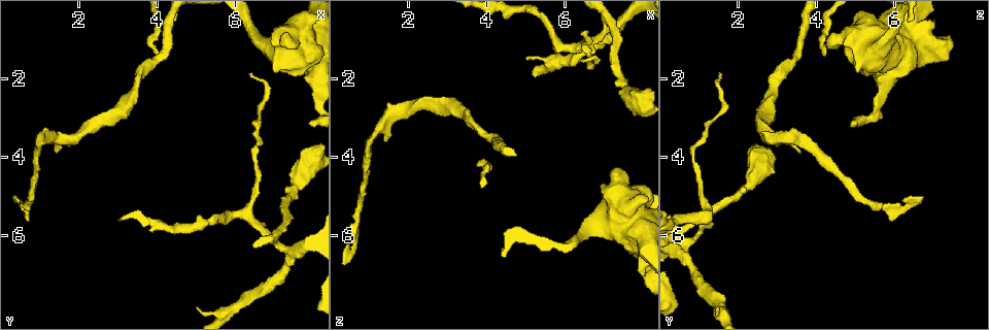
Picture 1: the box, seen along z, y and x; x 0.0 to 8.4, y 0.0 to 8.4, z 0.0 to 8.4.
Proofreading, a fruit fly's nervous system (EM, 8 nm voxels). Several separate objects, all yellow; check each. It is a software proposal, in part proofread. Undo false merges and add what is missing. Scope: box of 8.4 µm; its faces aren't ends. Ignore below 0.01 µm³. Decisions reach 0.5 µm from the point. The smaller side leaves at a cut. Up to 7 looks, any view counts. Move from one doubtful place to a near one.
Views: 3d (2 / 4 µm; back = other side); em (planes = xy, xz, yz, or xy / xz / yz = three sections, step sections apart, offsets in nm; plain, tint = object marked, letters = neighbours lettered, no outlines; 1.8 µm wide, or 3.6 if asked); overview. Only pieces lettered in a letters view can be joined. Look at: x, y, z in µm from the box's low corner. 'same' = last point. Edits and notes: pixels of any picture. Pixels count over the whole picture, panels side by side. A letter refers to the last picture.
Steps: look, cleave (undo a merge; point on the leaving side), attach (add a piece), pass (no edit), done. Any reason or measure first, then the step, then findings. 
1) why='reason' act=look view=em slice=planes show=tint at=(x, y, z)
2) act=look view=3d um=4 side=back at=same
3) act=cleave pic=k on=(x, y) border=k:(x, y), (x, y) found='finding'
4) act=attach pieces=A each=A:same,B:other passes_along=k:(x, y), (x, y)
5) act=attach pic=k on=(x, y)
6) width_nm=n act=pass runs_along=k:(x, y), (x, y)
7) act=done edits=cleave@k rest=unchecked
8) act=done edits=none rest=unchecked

why='narrows sharply' act=look view=em slice=planes show=letters at=(7.05, 6.20, 0.70)

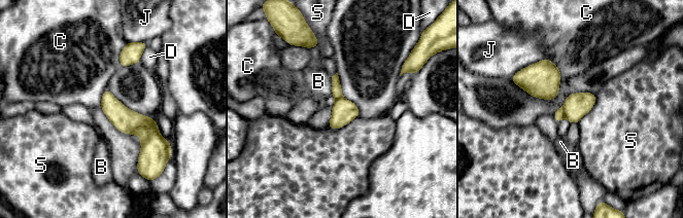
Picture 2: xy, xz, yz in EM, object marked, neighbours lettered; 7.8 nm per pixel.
width_nm=190 longest_contact=J:300nm act=cleave pic=2 on=(558, 115) each=B:other,C:other,D:other,J:other,S:other found='two neurons meet here'

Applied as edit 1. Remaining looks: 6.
why='branch stops here' act=look view=em slice=planes show=letters at=(7.90, 3.20, 4.90)

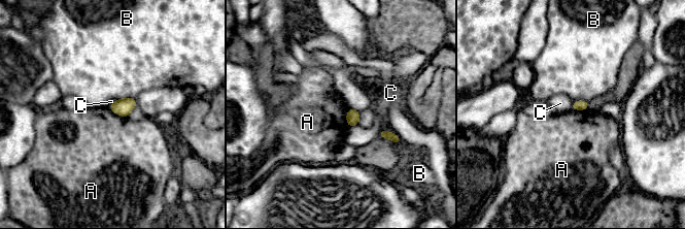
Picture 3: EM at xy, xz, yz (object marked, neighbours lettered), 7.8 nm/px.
act=pass each=A:other,B:other,C:other border=3:(108, 108), (127, 118) found='none of them fits'

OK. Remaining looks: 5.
why='end of a long branch' act=look view=3d um=4 at=(6.40, 1.85, 1.60)

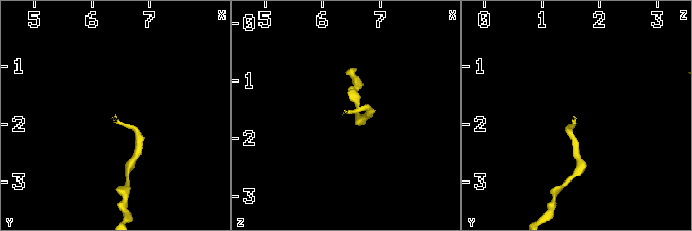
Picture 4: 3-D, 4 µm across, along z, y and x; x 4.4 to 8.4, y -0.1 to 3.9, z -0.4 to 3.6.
act=look view=em slice=planes show=letters at=(6.45, 1.95, 1.55)

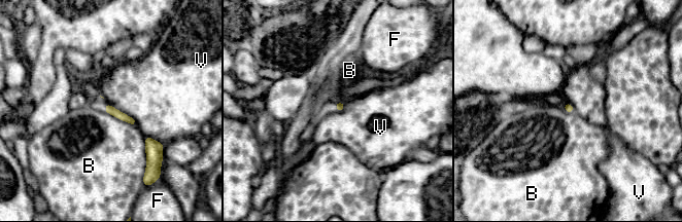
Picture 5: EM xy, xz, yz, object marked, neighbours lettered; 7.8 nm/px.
act=pass each=B:other,F:other,V:other border=5:(106, 102), (128, 114), (134, 123) found='no lettered piece goes on from it'

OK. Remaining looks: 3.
act=done edits=cleave@2 rest=unchecked

